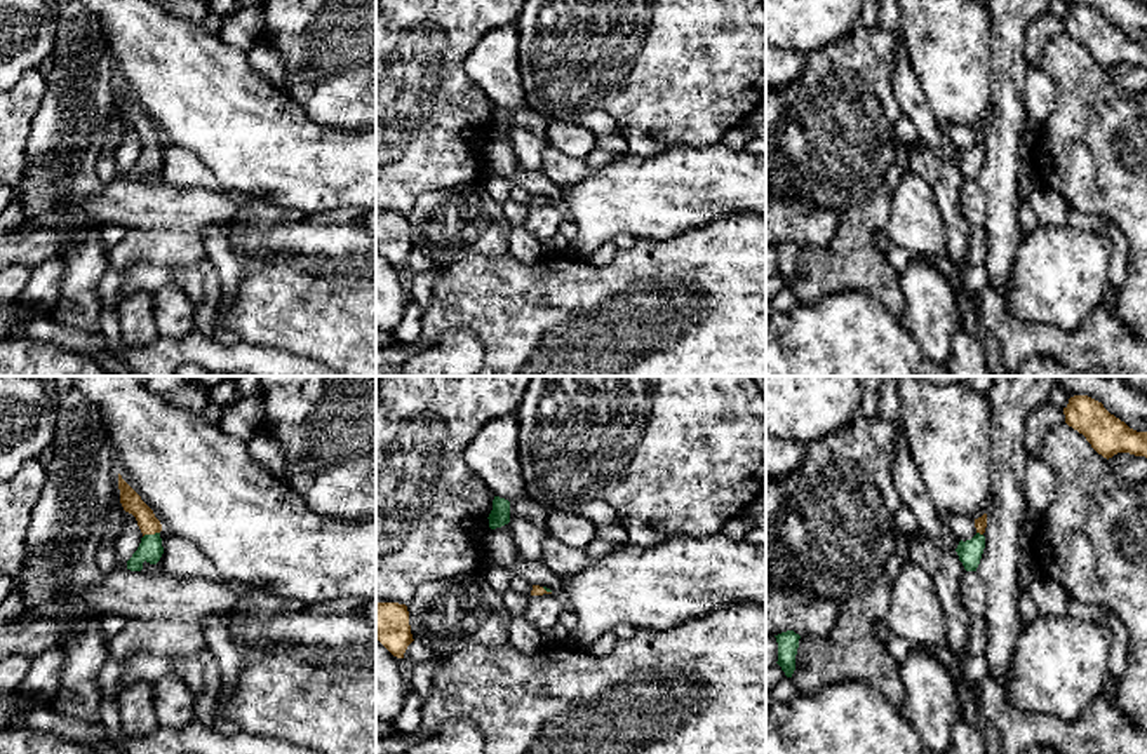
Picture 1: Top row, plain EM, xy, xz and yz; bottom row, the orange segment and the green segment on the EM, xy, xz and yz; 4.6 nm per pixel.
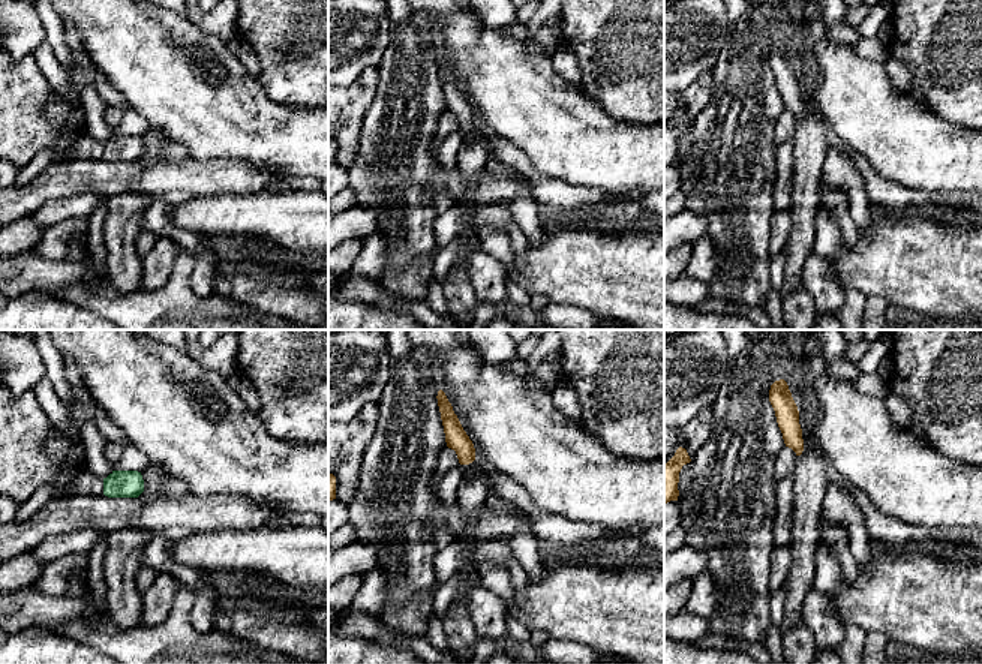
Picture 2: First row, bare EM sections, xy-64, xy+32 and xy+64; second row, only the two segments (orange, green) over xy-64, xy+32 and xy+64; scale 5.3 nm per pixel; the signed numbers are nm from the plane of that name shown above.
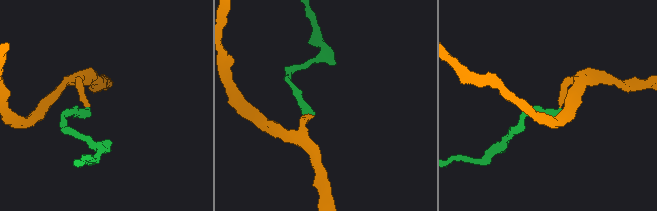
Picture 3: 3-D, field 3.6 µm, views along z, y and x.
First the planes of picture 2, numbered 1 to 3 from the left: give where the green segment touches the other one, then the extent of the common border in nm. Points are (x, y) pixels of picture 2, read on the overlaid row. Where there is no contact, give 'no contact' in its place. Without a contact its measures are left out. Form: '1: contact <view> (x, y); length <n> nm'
1: no contact
2: no contact
3: no contact

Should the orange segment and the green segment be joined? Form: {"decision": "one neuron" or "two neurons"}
{"decision": "one neuron"}

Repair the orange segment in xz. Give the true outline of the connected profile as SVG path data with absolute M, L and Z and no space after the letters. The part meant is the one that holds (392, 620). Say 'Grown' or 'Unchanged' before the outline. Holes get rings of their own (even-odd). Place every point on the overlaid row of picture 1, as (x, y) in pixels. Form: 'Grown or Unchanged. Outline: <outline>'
Unchanged. Outline: M376 603L376 639L397 658L414 641L406 604Z

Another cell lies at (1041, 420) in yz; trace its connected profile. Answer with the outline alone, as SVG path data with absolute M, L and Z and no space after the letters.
M1050 402L1041 404L1027 416L1025 425L1025 449L1027 456L1037 456L1044 435L1056 425L1065 423L1062 407Z

